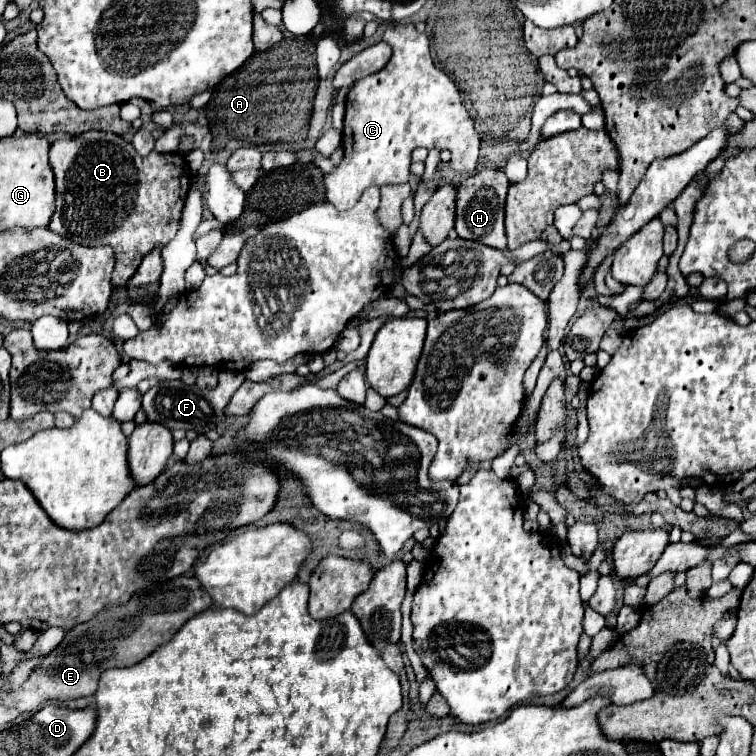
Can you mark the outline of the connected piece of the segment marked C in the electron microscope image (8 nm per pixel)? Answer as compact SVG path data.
M398 23L392 25L384 31L382 41L386 41L392 47L392 59L388 65L360 81L354 83L346 97L346 117L344 117L344 159L334 171L334 175L324 177L324 189L326 189L326 199L334 207L346 211L358 203L362 197L362 191L366 187L382 187L390 183L406 183L408 181L408 169L410 169L410 153L416 147L426 147L426 149L448 149L452 153L450 167L456 173L472 175L478 163L478 151L480 151L480 137L474 131L474 119L462 105L458 87L454 81L436 65L432 63L430 57L430 43L424 33L418 33L412 23Z

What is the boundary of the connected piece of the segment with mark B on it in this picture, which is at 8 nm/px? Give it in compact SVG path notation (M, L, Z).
M88 131L72 139L58 139L50 147L50 167L56 177L56 211L50 219L50 229L80 245L110 245L116 253L112 285L126 285L136 273L142 257L152 249L164 247L178 231L182 207L188 195L192 171L180 153L152 151L140 157L130 141L114 133Z

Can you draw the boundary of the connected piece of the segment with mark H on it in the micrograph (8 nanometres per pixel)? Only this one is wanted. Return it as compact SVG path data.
M482 169L472 177L466 177L458 185L456 201L456 233L462 239L472 239L494 249L506 249L504 233L504 201L510 183L502 169Z

